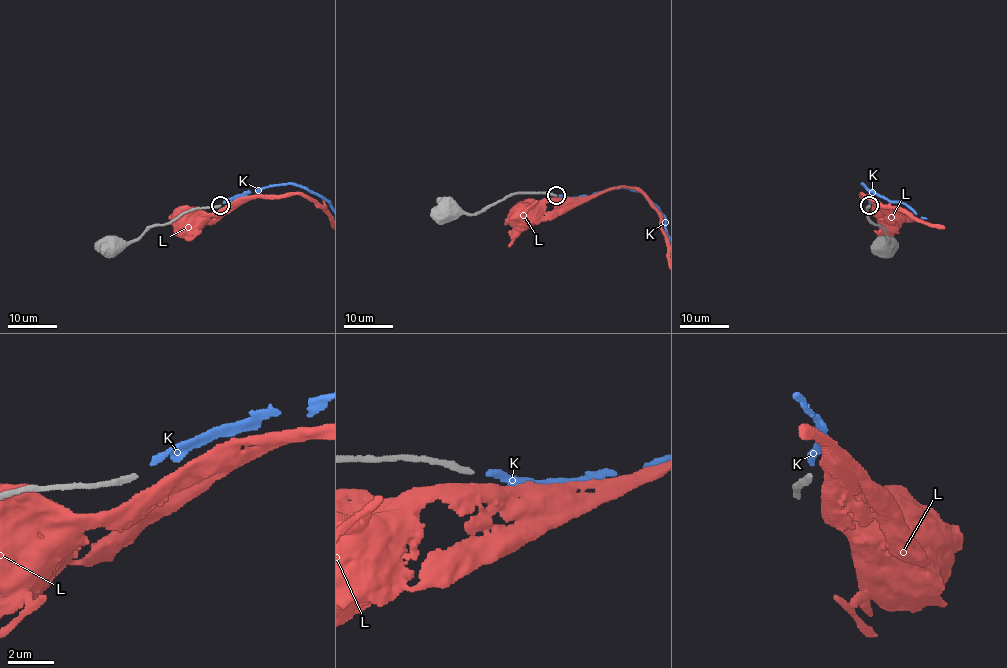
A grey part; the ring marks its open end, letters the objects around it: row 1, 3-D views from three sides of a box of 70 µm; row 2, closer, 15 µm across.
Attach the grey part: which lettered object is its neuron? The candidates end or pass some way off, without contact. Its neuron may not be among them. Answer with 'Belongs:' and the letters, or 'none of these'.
Belongs: none of these

